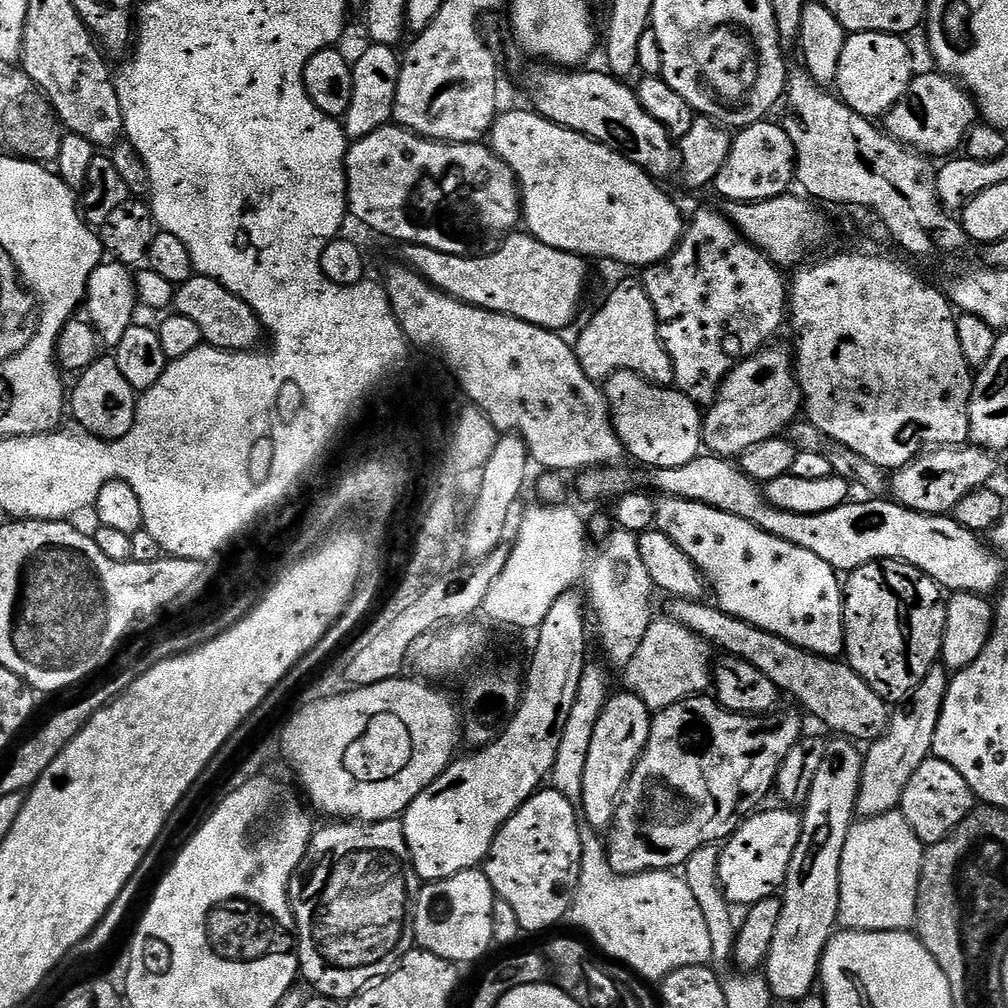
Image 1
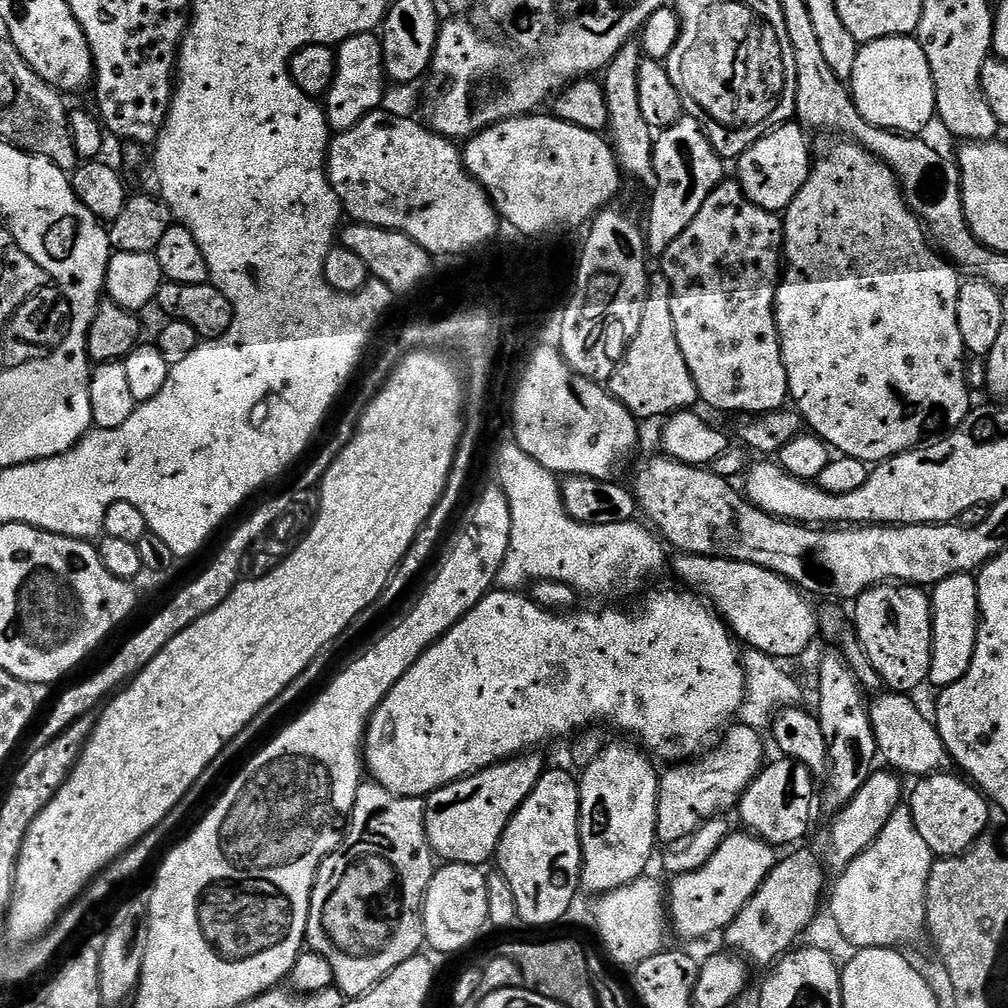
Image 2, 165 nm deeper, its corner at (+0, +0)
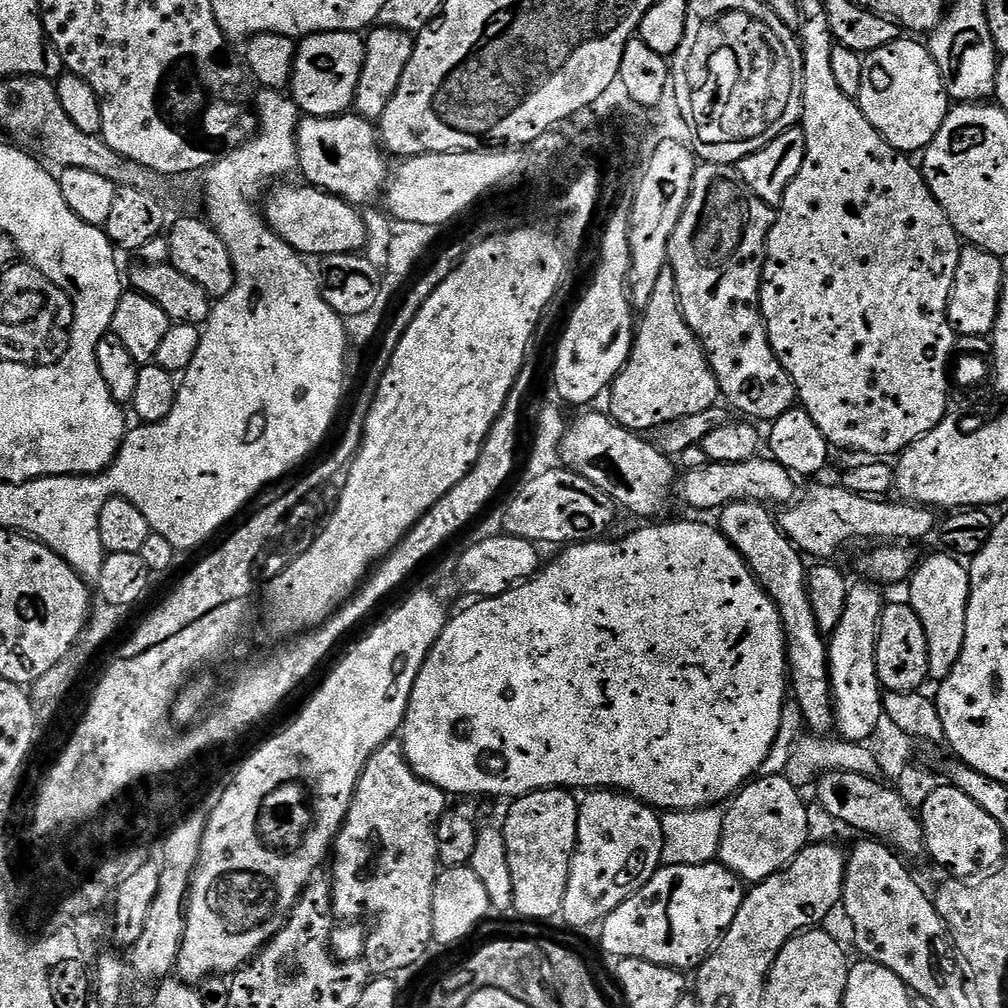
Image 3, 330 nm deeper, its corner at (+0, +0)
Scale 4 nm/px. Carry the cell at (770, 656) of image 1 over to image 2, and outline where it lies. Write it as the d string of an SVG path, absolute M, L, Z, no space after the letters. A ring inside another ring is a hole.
M891 690L875 697L868 709L868 717L876 735L876 751L881 761L885 760L889 769L903 774L905 777L923 778L941 771L946 761L944 743L935 723L920 713L913 697Z

